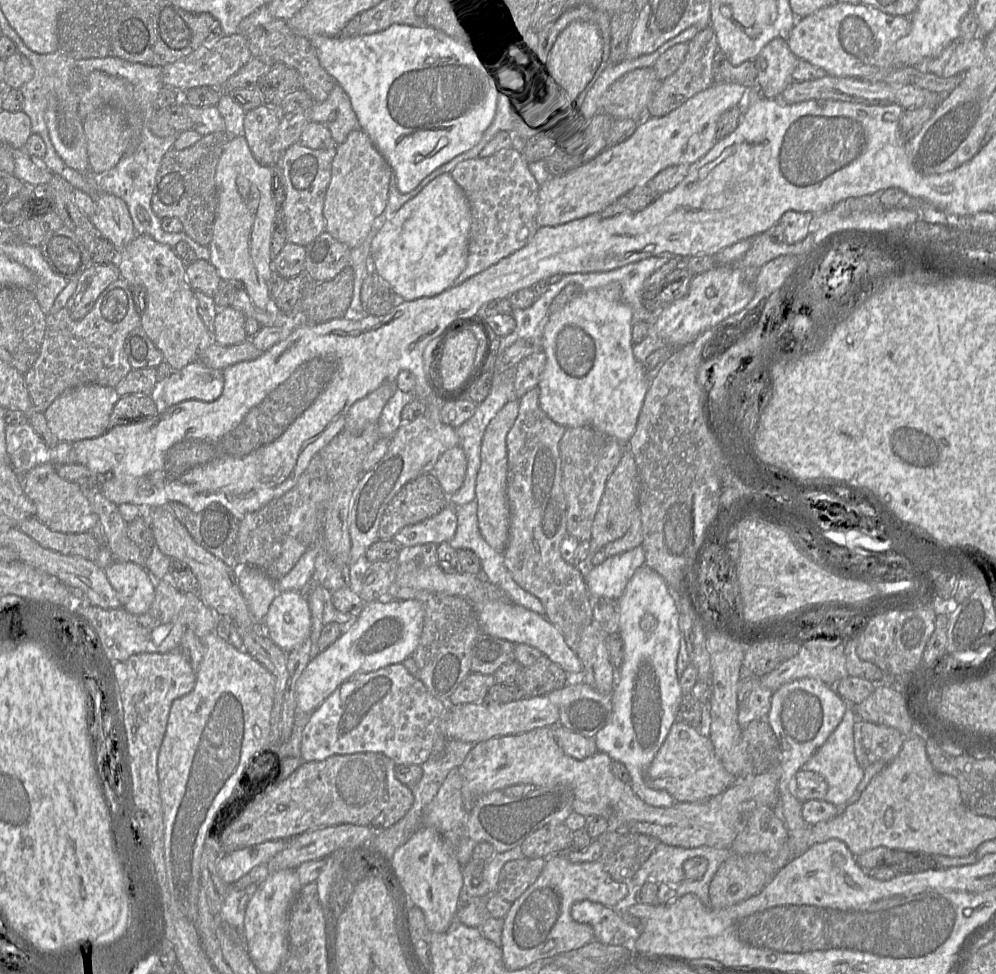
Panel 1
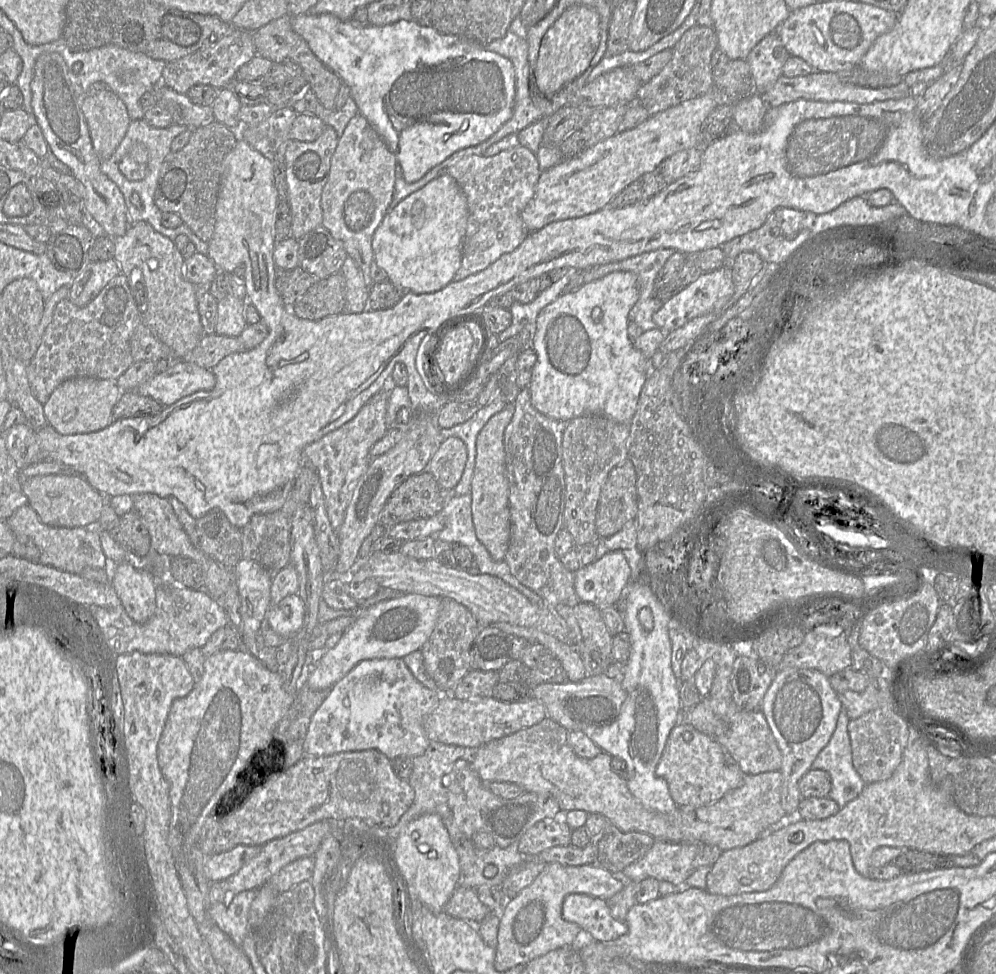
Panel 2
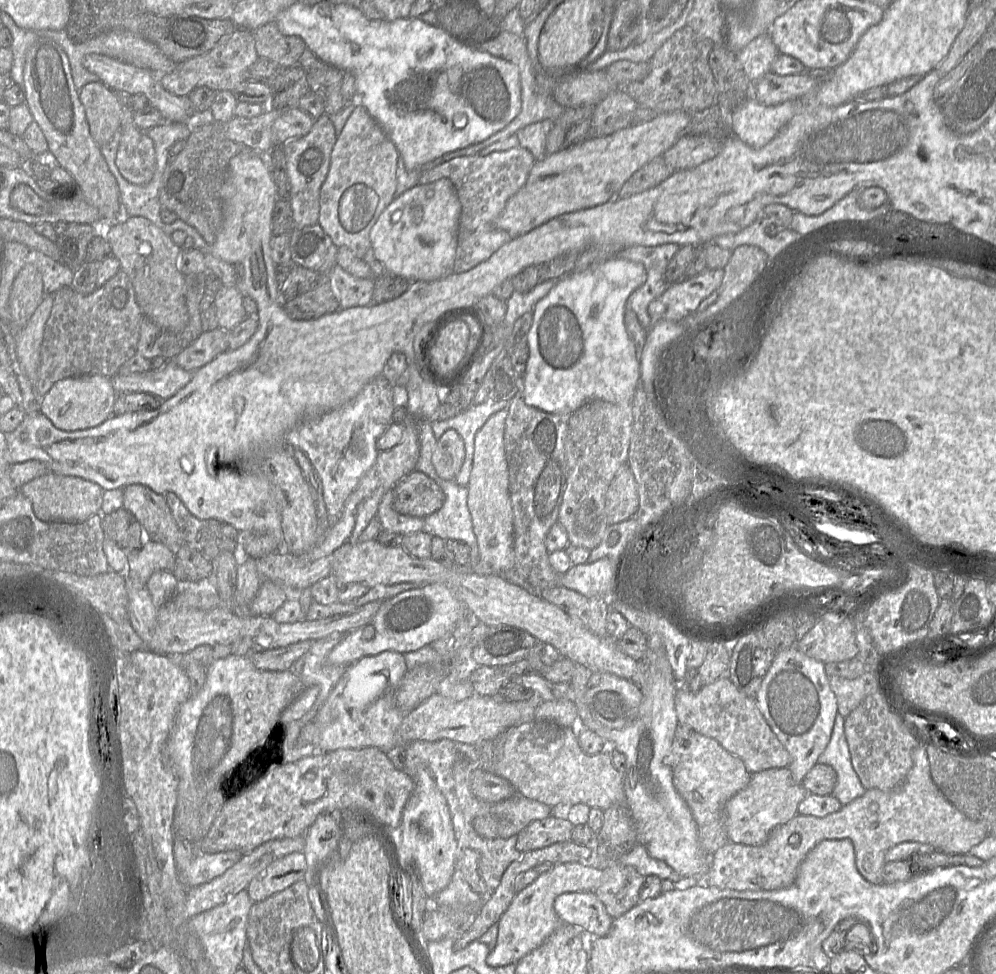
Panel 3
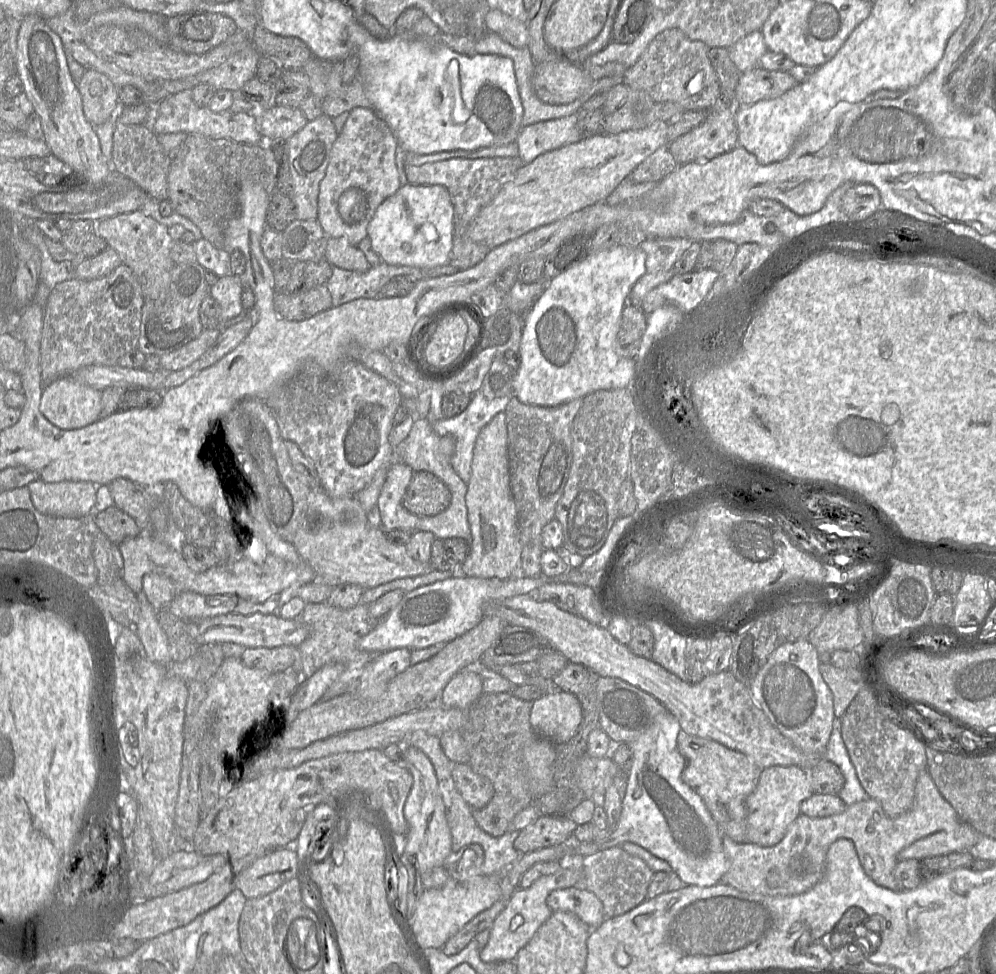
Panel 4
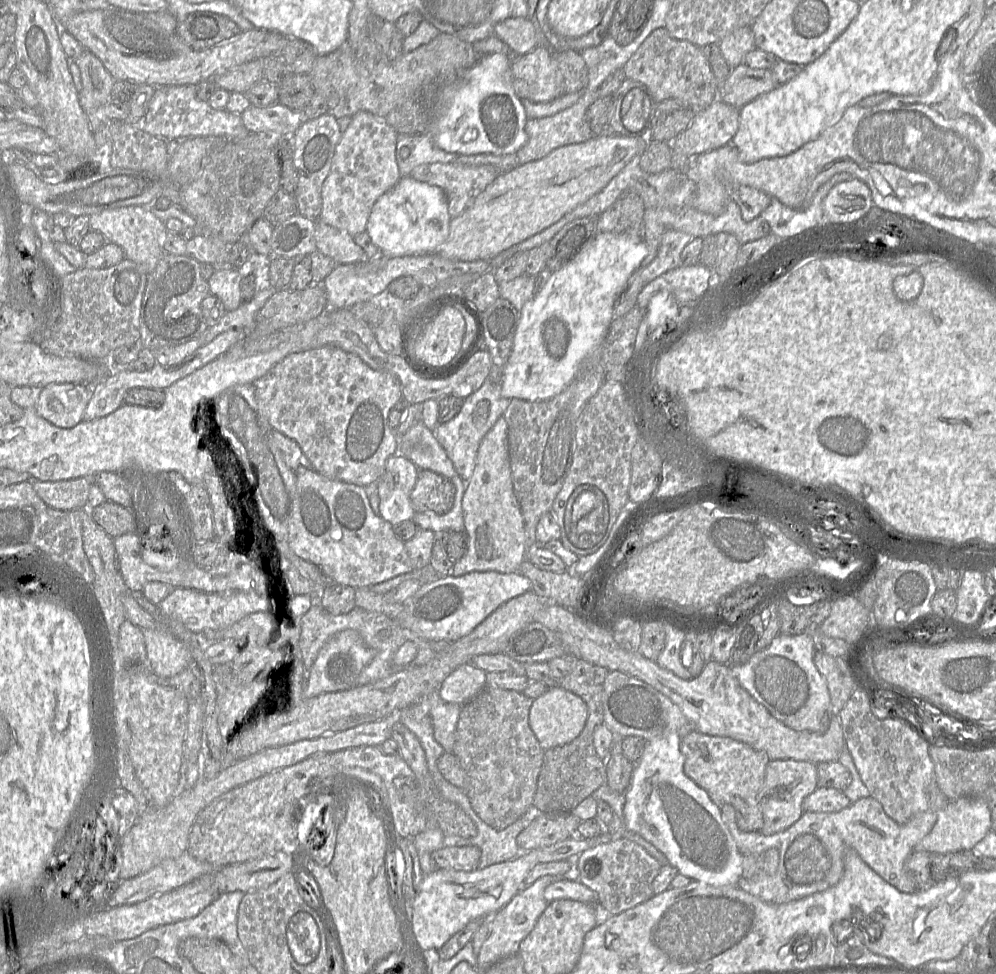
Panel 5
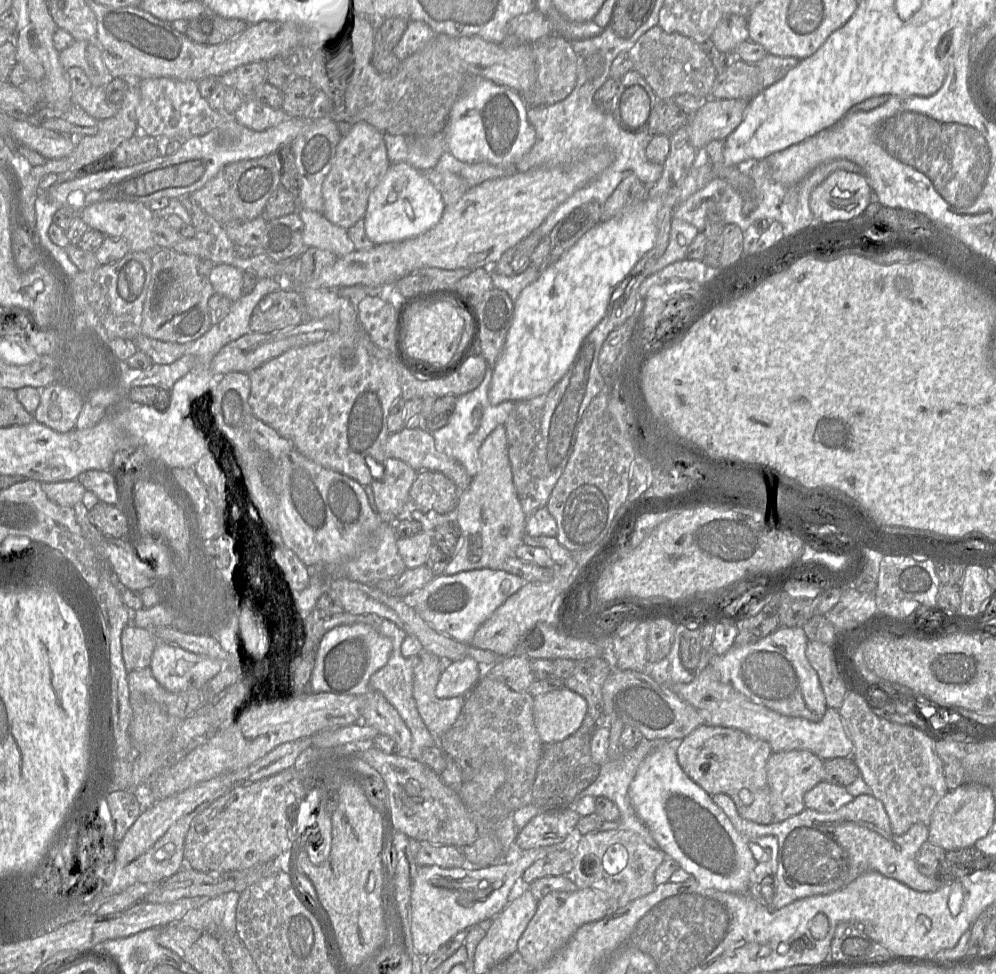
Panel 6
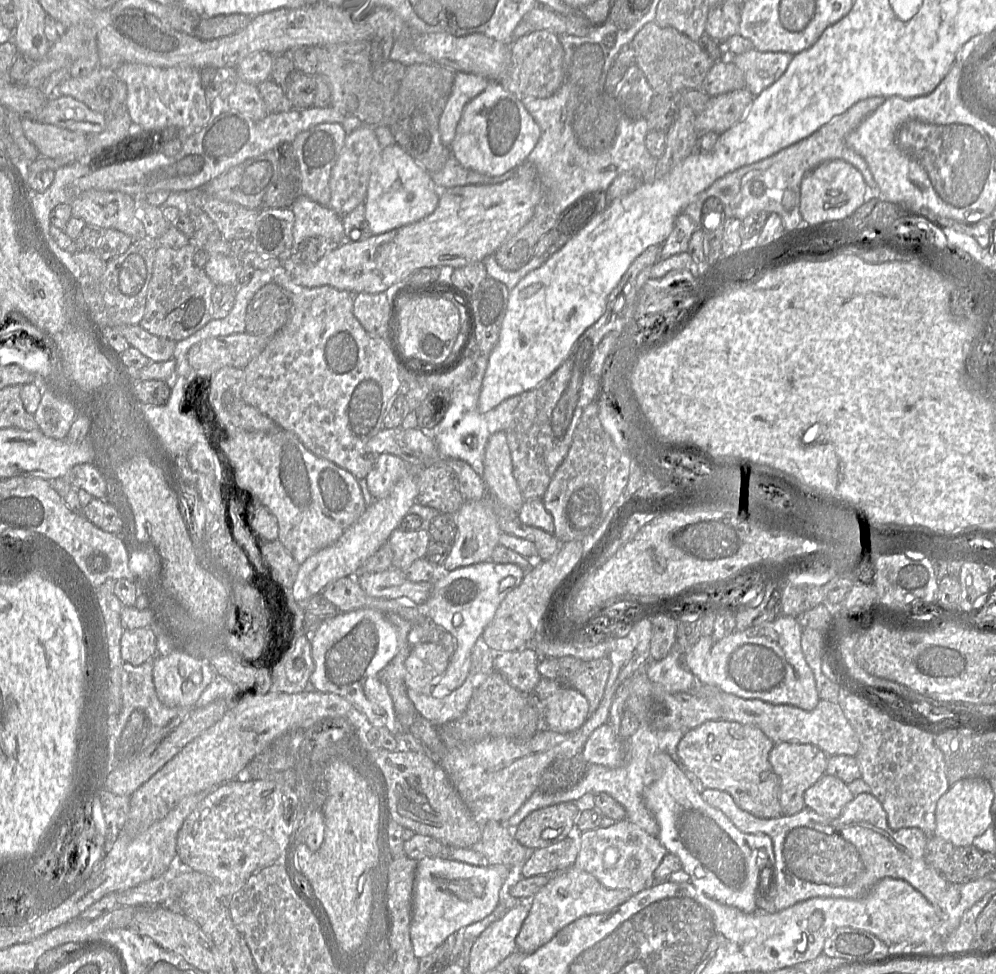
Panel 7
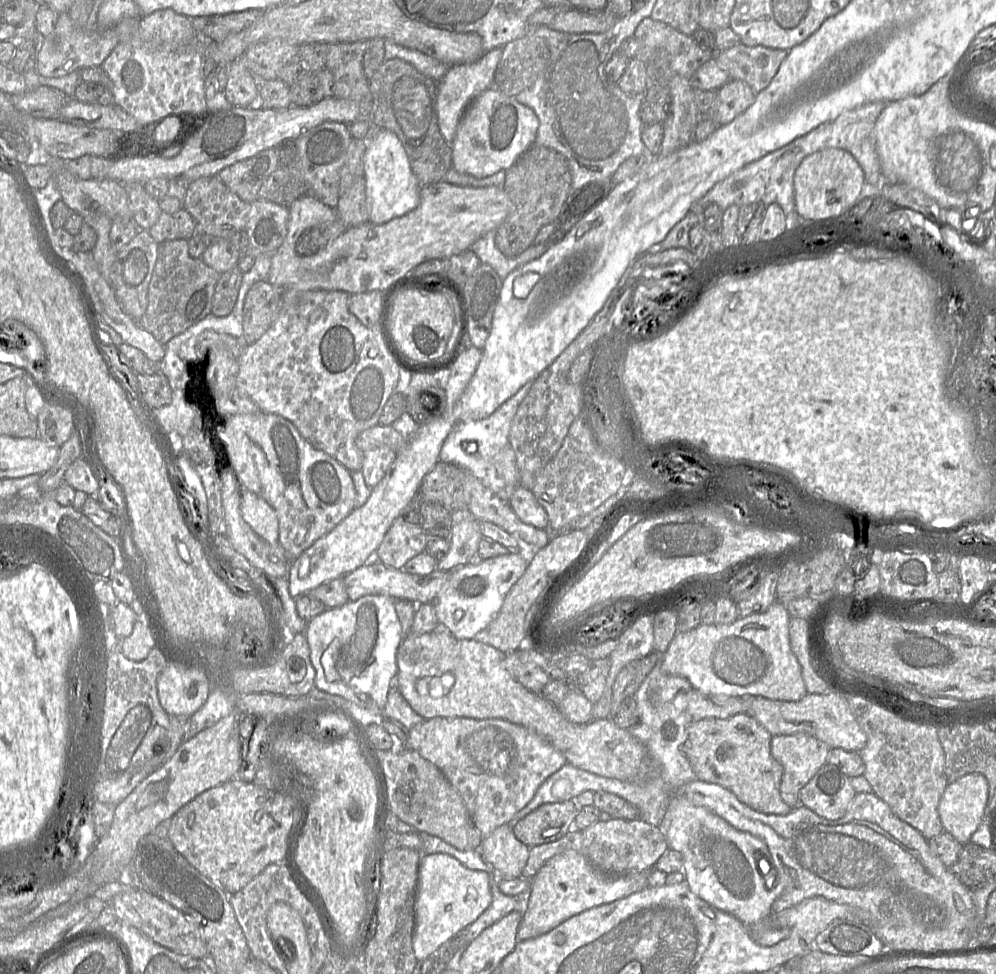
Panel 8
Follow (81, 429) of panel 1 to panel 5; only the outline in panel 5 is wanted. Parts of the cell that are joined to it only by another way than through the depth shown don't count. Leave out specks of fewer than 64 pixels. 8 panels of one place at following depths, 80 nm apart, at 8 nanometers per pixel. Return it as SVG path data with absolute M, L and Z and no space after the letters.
M57 383L38 390L37 413L59 428L73 428L84 420L84 410L92 396L92 386Z

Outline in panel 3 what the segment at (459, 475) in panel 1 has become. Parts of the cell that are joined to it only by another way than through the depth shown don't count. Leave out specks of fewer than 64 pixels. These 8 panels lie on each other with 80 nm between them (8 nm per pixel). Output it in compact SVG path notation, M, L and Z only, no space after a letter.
M447 430L437 441L432 464L437 475L444 480L455 480L465 459L462 437L455 430Z

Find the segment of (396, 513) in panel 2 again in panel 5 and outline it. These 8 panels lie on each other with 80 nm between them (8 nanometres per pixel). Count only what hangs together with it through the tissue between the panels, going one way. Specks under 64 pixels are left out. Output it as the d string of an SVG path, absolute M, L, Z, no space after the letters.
M419 470L410 501L416 512L445 514L454 504L455 492L454 485L446 477L430 470Z

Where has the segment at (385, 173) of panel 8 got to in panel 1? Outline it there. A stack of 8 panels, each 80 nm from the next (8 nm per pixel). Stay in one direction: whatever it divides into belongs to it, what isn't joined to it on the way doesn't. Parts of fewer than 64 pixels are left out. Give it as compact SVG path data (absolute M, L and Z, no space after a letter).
M451 173L431 181L379 229L371 244L376 272L406 301L436 296L464 271L471 228L470 207Z

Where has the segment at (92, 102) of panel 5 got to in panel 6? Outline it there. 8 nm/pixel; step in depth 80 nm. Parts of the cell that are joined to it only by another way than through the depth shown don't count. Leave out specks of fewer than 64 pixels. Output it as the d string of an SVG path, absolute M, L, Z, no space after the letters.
M74 40L69 47L59 52L59 60L65 70L75 66L81 68L93 87L104 87L110 81L111 77L103 63L100 50L87 41Z

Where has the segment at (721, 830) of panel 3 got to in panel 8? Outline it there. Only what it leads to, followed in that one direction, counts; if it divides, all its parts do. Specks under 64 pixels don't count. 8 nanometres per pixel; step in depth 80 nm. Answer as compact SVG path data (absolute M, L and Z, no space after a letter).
M749 714L726 719L705 718L686 729L682 752L697 779L731 791L737 799L755 811L769 815L787 815L792 811L780 797L783 767L771 755L772 735Z

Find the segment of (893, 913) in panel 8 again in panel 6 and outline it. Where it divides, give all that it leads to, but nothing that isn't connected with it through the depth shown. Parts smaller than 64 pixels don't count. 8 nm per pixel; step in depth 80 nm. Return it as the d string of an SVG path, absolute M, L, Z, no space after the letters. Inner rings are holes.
M715 794L711 798L746 839L767 835L777 838L777 870L774 879L750 882L748 889L755 900L769 909L778 910L802 898L832 893L868 871L877 871L919 892L932 892L941 886L938 875L925 876L916 865L916 854L928 841L929 827L916 823L905 834L895 835L883 803L873 795L859 795L833 813L805 808L795 816L770 824L758 824L740 817L733 800L726 794ZM768 882L772 888L763 887L761 892L761 885Z

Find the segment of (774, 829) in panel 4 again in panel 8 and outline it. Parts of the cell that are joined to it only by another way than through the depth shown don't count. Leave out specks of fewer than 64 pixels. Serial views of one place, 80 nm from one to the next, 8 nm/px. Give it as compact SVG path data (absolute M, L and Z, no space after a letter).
M805 733L772 737L771 755L783 767L783 776L780 783L780 797L792 809L796 808L800 803L800 790L827 762L830 749L831 748L826 743Z

